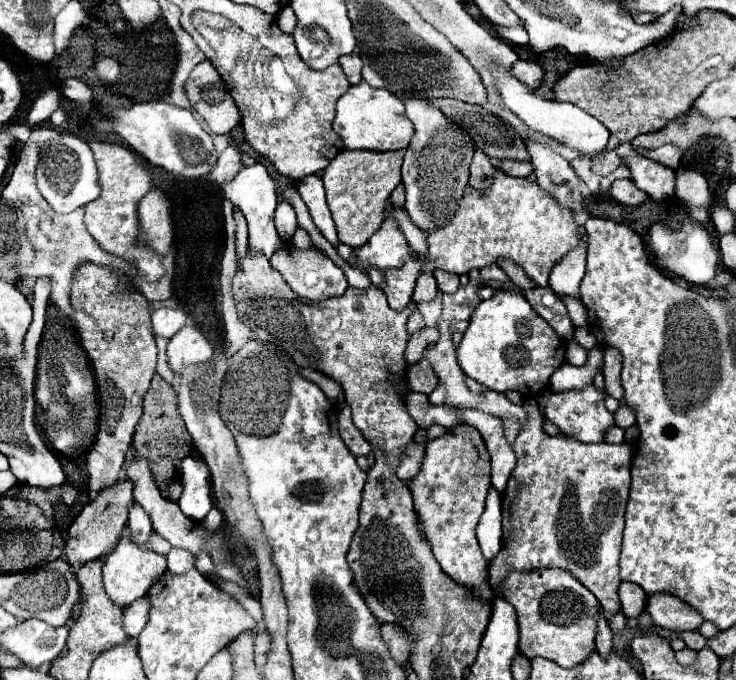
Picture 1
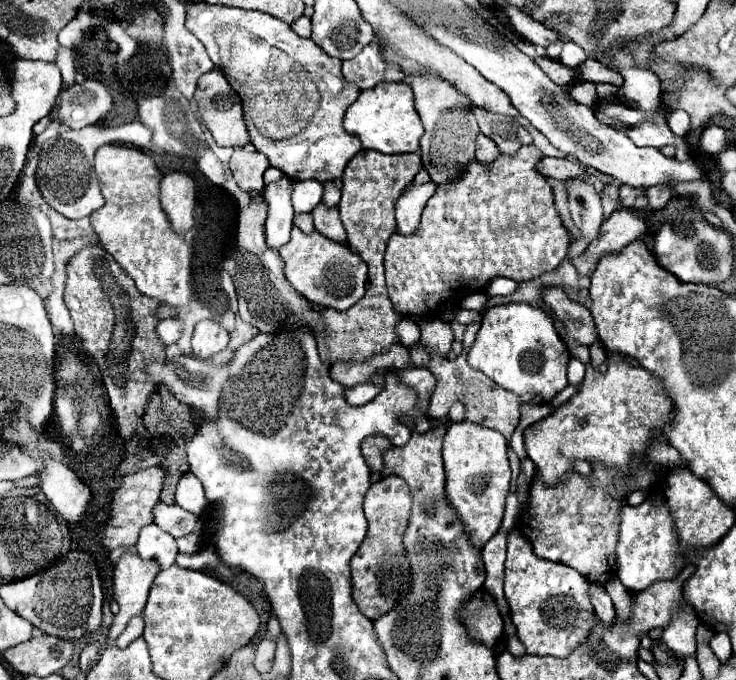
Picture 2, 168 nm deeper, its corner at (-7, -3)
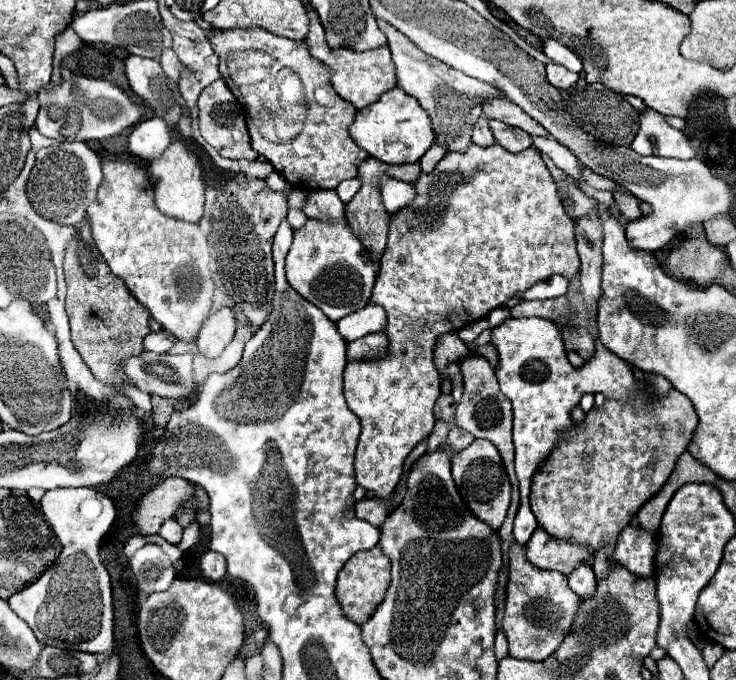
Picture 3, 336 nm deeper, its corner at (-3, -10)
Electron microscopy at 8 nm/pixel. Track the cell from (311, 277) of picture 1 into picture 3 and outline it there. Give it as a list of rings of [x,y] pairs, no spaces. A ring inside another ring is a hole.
[[[346,218],[338,222],[308,220],[304,228],[294,230],[294,242],[286,256],[286,276],[300,296],[318,306],[330,320],[338,322],[368,304],[376,280],[376,264]]]

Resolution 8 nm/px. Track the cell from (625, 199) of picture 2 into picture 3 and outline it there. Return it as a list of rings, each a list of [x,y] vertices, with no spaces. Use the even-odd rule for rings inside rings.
[[[614,192],[614,200],[618,210],[628,218],[628,220],[638,220],[642,216],[640,208],[638,208],[638,200],[628,194],[628,192]]]

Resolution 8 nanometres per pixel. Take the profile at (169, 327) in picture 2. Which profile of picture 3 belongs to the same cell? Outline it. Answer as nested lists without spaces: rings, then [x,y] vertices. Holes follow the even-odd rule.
[[[166,330],[150,332],[150,334],[144,338],[144,350],[164,354],[164,352],[168,352],[168,350],[172,348],[174,342],[176,342],[176,338],[172,338],[170,332],[166,332]]]

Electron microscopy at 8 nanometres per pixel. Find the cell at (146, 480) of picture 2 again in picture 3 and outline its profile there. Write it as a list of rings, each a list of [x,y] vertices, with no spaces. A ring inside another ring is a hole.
[[[166,478],[156,488],[152,488],[146,496],[142,496],[140,504],[134,510],[136,530],[144,536],[158,534],[160,524],[164,520],[174,518],[192,498],[194,484],[182,478]]]

